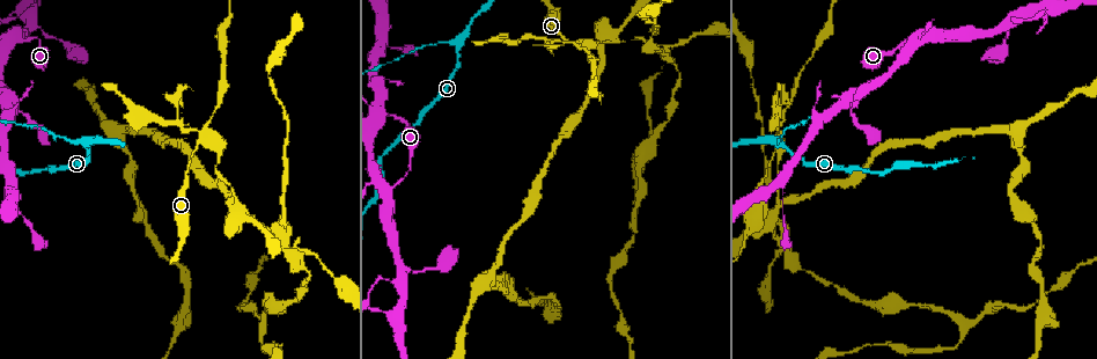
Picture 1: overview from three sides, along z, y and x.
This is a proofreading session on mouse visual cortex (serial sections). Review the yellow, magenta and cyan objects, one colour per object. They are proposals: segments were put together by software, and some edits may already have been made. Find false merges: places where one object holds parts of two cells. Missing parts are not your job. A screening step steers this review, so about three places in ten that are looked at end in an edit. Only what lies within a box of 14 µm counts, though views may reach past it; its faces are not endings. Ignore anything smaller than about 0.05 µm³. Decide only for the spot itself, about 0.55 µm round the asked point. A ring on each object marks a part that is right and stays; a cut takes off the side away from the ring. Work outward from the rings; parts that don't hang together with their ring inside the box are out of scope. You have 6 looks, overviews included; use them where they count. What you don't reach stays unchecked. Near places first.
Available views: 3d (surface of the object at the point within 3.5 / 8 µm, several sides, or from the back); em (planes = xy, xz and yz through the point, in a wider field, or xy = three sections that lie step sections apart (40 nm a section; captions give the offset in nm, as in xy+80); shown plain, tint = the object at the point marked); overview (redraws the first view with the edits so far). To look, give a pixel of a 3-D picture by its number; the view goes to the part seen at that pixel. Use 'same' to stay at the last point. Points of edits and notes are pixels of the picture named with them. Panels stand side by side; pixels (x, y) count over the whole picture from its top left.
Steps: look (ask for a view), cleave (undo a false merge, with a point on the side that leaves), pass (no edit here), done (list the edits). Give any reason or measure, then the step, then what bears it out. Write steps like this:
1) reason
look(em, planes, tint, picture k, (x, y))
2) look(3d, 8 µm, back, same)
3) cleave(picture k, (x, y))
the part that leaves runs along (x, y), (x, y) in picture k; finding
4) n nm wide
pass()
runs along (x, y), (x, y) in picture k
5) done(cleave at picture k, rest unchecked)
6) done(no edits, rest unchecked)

arms part here
look(3d, 3.5 µm, picture 1, (567, 40))

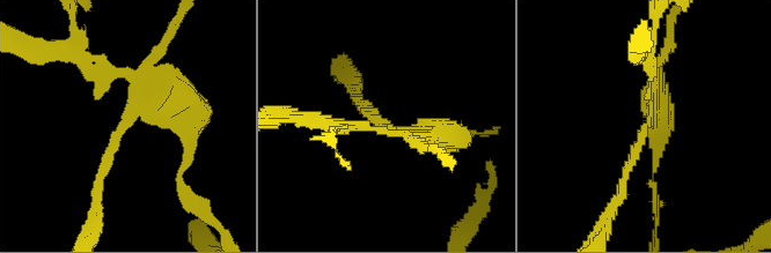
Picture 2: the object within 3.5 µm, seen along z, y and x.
need the tissue
look(em, xy, step 5, tint, picture 2, (390, 127))

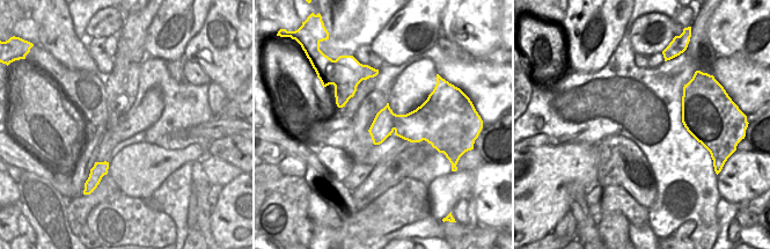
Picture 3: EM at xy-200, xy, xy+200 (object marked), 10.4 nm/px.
cleave(picture 2, (177, 121))
a second cell is stuck on

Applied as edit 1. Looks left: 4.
see it whole again
look(overview)

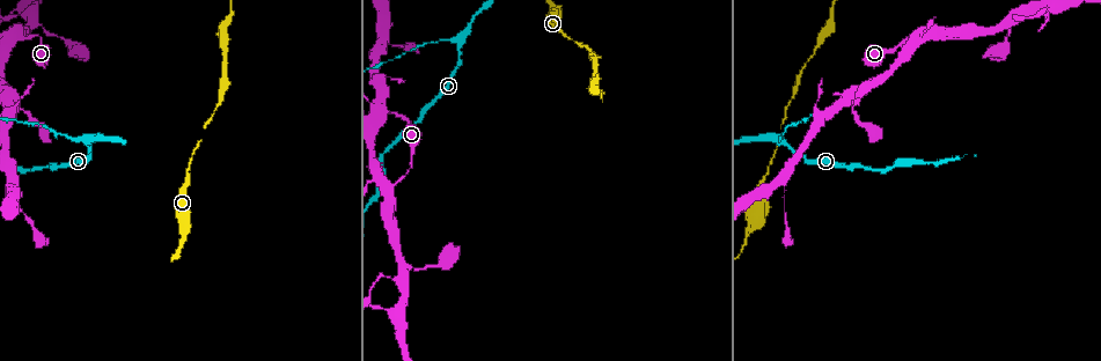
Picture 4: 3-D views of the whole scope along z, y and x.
arms part here
look(3d, 3.5 µm, picture 4, (458, 42))

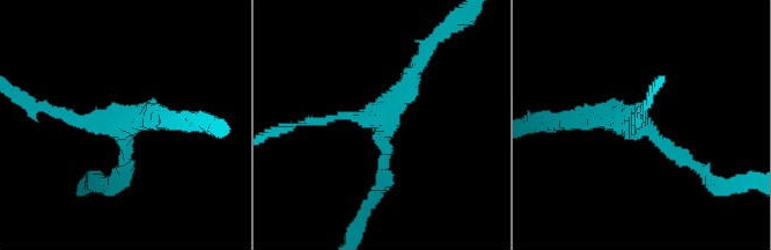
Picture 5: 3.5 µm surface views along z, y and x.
3 arms; arms of 150, 150, 250 nm
look(em, xy, step 1, tint, picture 5, (644, 124))

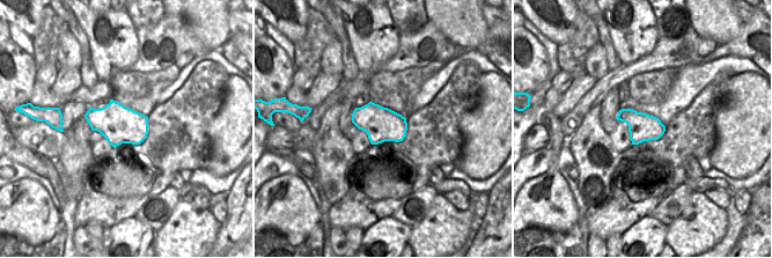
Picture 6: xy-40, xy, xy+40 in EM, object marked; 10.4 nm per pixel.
pass()
runs along (703, 171), (644, 125), (579, 118) in picture 5; one cell here

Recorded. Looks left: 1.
done(cleave at picture 2, rest unchecked)

